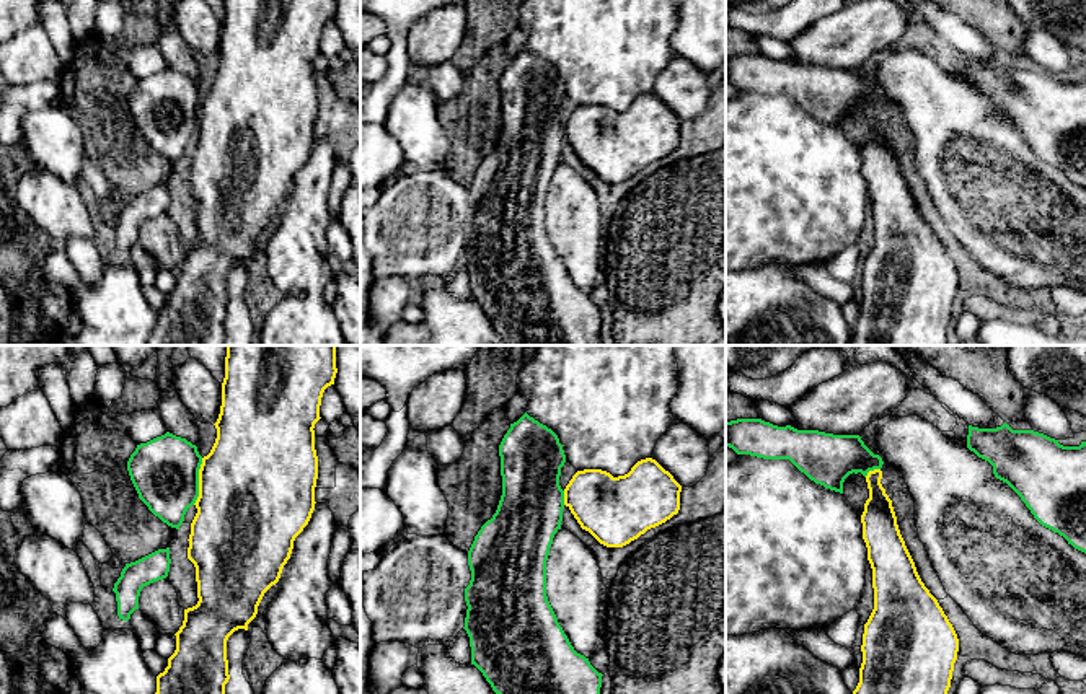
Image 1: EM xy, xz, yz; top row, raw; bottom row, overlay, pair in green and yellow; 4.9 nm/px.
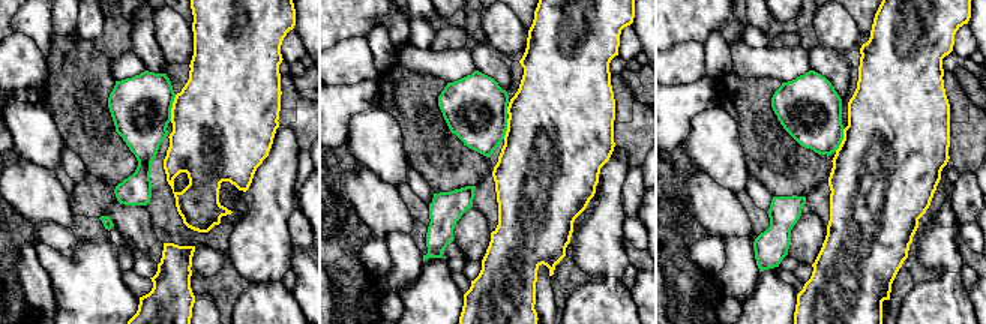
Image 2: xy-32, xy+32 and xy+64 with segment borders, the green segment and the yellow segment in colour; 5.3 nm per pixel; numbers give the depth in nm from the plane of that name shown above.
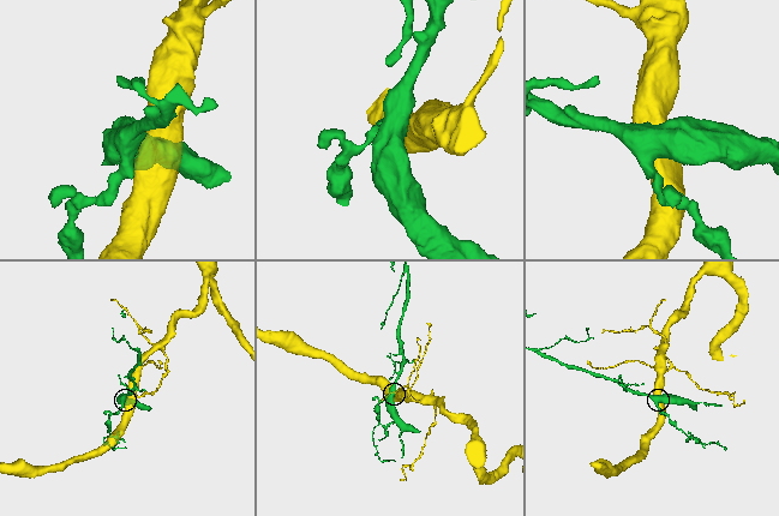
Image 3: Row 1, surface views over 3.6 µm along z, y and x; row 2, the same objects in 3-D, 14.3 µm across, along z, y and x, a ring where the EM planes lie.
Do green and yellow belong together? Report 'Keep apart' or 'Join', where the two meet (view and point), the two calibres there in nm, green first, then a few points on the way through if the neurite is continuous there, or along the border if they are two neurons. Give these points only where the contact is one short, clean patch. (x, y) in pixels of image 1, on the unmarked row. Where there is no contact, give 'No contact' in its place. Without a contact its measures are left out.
Keep apart. Touches green at xy (198, 116). Thickness 340 nm (green) against 500 nm. Boundary: xy (203, 93), (198, 134), (193, 139)

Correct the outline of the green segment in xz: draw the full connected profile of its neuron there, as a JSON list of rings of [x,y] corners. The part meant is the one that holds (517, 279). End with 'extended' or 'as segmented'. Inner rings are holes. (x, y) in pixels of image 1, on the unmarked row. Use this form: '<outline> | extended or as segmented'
[[[527,47],[499,80],[502,130],[468,186],[471,205],[465,223],[465,266],[475,300],[507,345],[602,345],[598,308],[577,288],[546,231],[546,195],[561,165],[564,125],[559,121],[566,90],[558,70]]] | as segmented

